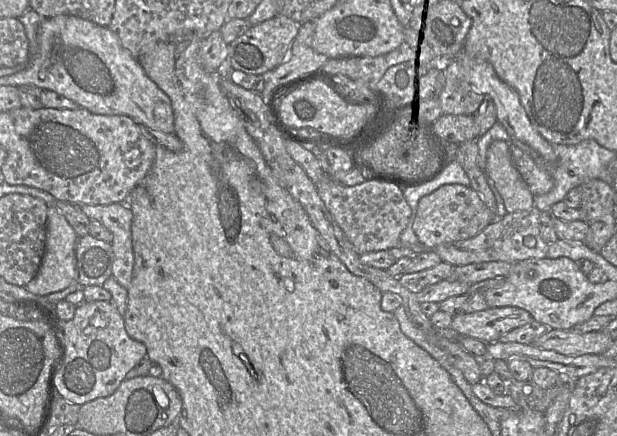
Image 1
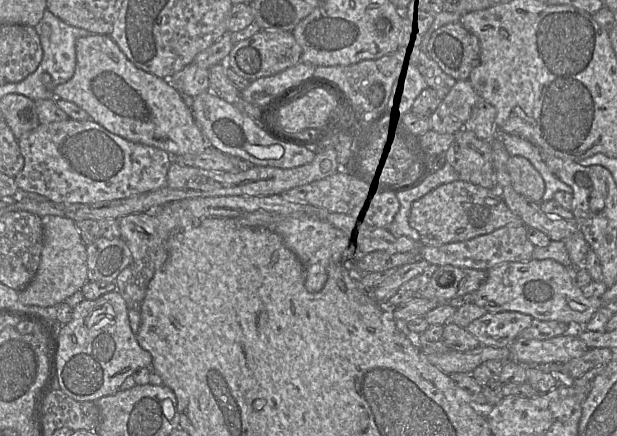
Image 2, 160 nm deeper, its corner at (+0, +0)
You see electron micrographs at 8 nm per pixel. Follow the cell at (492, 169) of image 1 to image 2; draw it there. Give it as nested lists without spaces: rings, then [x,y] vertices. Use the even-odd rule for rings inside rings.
[[[510,156],[507,171],[517,193],[536,203],[542,202],[545,182],[529,160],[522,156]]]

